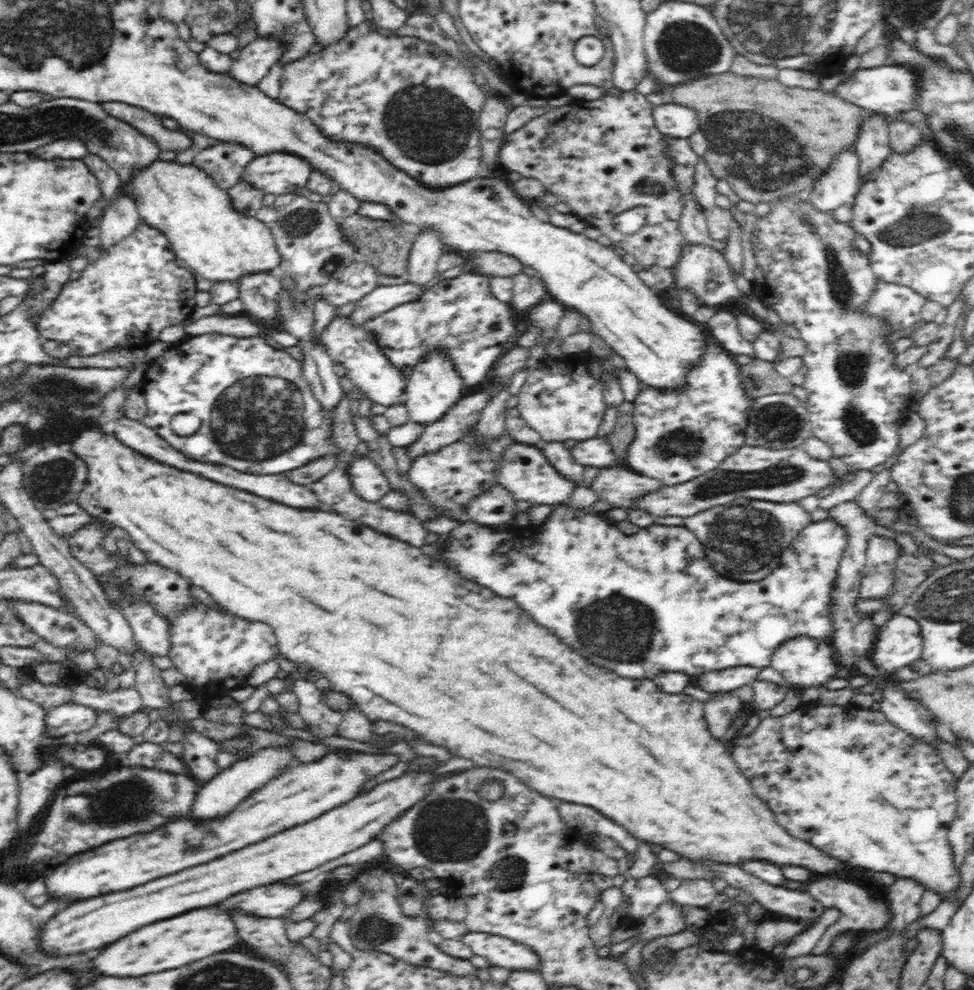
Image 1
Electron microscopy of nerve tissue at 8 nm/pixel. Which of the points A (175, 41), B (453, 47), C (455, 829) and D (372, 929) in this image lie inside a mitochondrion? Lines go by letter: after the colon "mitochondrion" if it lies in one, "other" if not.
A: other
B: other
C: mitochondrion
D: mitochondrion

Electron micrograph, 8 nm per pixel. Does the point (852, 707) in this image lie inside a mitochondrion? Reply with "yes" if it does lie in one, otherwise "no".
no

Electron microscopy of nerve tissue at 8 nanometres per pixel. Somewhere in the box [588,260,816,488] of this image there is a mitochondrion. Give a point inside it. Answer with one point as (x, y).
(781, 423)

